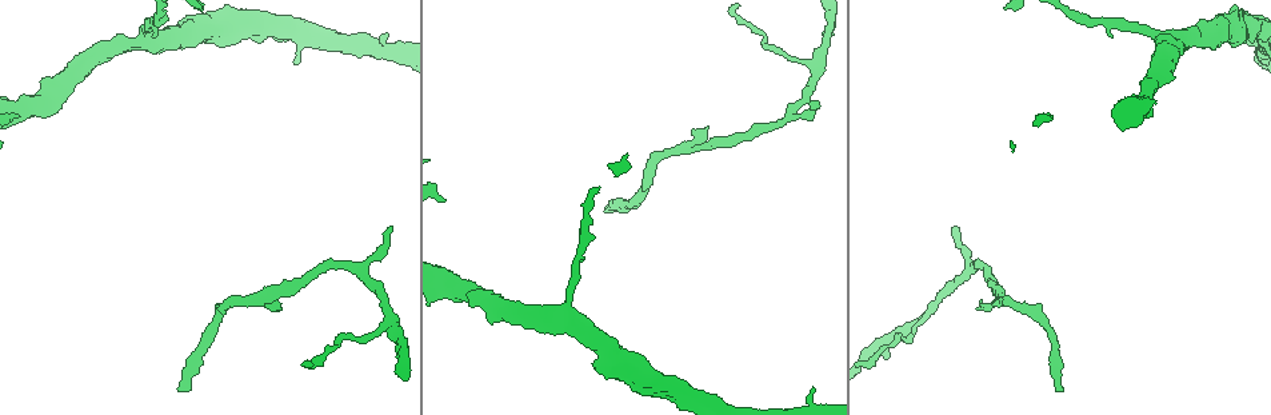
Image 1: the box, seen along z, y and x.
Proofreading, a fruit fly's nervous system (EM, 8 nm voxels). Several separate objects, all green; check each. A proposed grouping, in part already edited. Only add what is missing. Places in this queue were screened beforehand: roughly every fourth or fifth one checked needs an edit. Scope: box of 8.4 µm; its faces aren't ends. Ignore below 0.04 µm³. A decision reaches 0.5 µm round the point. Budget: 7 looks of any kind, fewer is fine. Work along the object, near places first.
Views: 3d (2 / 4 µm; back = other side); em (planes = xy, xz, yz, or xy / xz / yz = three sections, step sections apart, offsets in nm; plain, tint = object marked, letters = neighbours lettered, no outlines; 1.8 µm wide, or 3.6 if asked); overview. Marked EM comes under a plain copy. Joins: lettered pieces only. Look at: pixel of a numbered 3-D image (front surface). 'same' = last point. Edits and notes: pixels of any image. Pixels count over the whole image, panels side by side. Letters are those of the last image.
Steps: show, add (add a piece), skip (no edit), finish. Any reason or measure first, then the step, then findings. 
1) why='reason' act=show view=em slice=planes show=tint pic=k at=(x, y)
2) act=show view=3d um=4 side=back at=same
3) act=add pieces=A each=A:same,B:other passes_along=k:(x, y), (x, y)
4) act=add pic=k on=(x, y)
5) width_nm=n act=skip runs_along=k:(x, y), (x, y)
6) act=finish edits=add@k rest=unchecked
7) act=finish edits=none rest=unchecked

why='thin end' act=show view=em slice=planes show=tint pic=1 at=(179, 388)

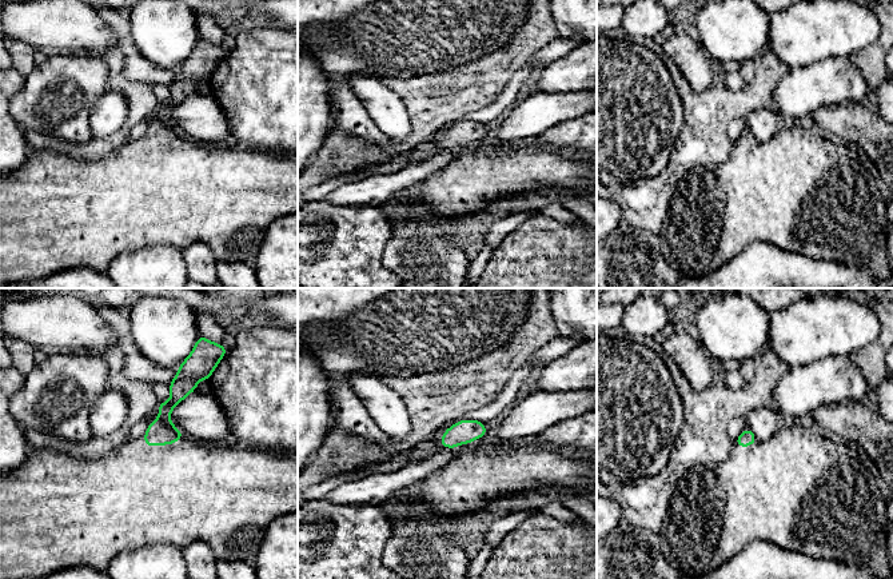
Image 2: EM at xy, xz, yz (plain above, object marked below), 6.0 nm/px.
why='what lies round it' act=show view=em slice=planes show=letters at=same

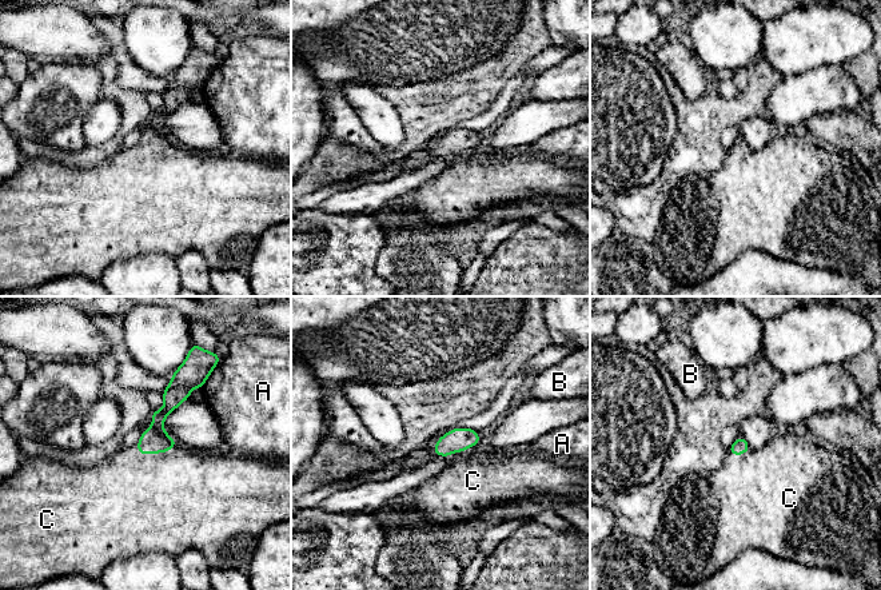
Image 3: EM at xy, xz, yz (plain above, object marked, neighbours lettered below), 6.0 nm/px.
act=add pieces=C each=A:other,B:other,C:same found='it goes on there'

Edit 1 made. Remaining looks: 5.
why='redraw' act=show view=overview

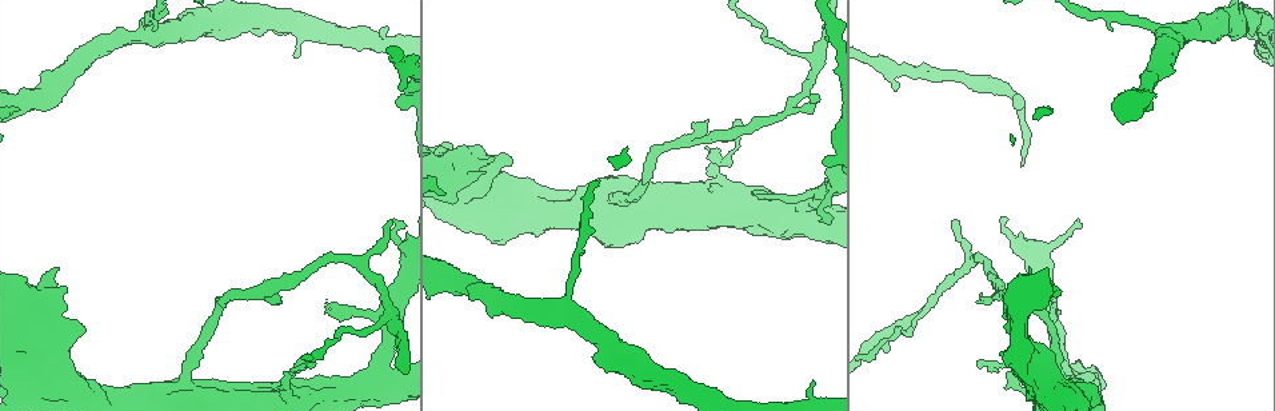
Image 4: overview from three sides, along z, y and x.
why='branch stops here' act=show view=3d um=4 side=back pic=4 at=(976, 302)

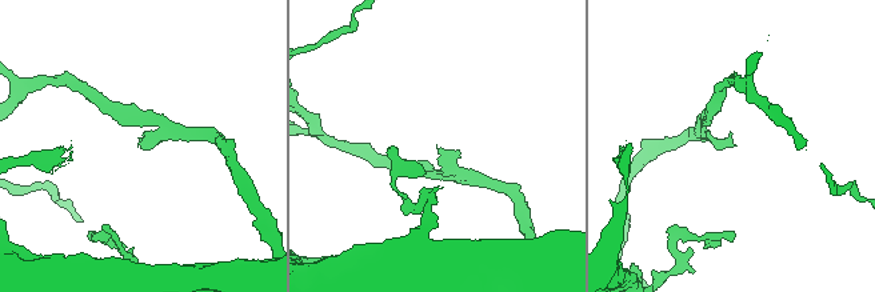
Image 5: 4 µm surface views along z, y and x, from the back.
act=show view=em slice=planes show=letters pic=5 at=(731, 146)

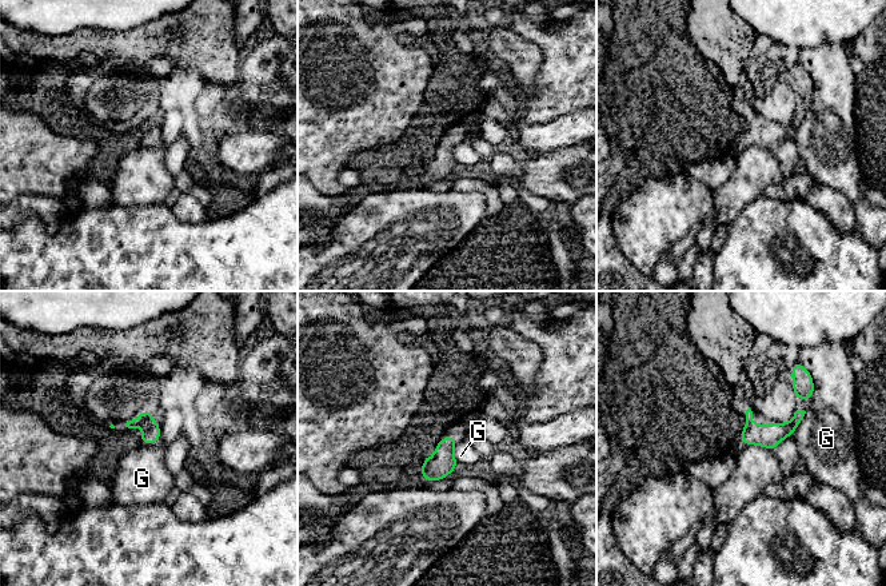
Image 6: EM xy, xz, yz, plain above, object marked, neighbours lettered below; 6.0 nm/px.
longest_contact=G:170nm act=skip each=G:other border=6:(807, 373), (813, 381), (811, 399) found='none of them fits'

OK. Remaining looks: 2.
why='an open end' act=show view=3d um=2 side=back pic=4 at=(1023, 103)

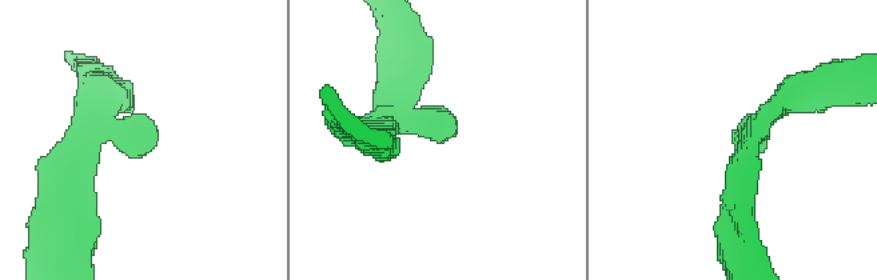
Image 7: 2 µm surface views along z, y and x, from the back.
why='now the EM' act=show view=em slice=planes show=letters pic=7 at=(449, 136)

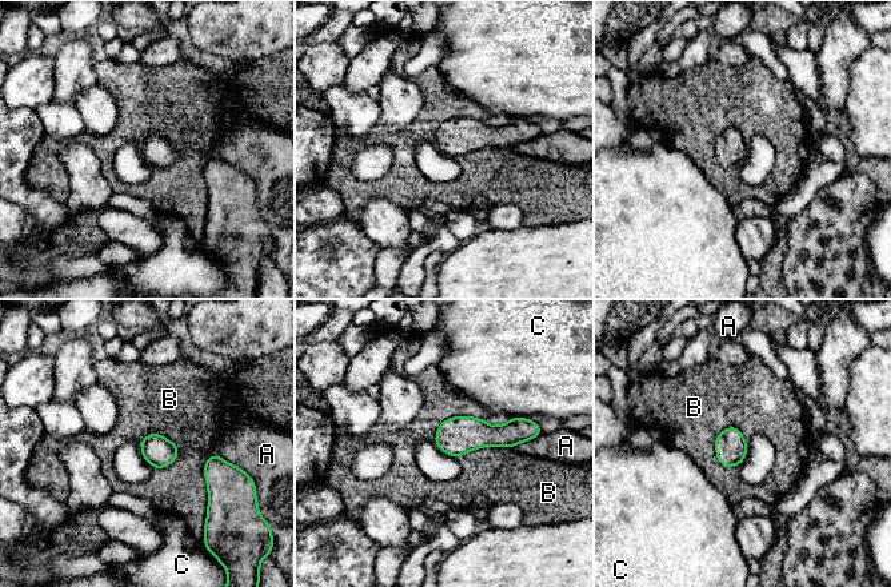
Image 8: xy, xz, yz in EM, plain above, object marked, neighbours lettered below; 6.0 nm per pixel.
act=skip each=A:other,B:other,C:other border=8:(727, 426), (715, 455), (736, 466) found='none of them fits'

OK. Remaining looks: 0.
act=finish edits=add@3 rest=unchecked

